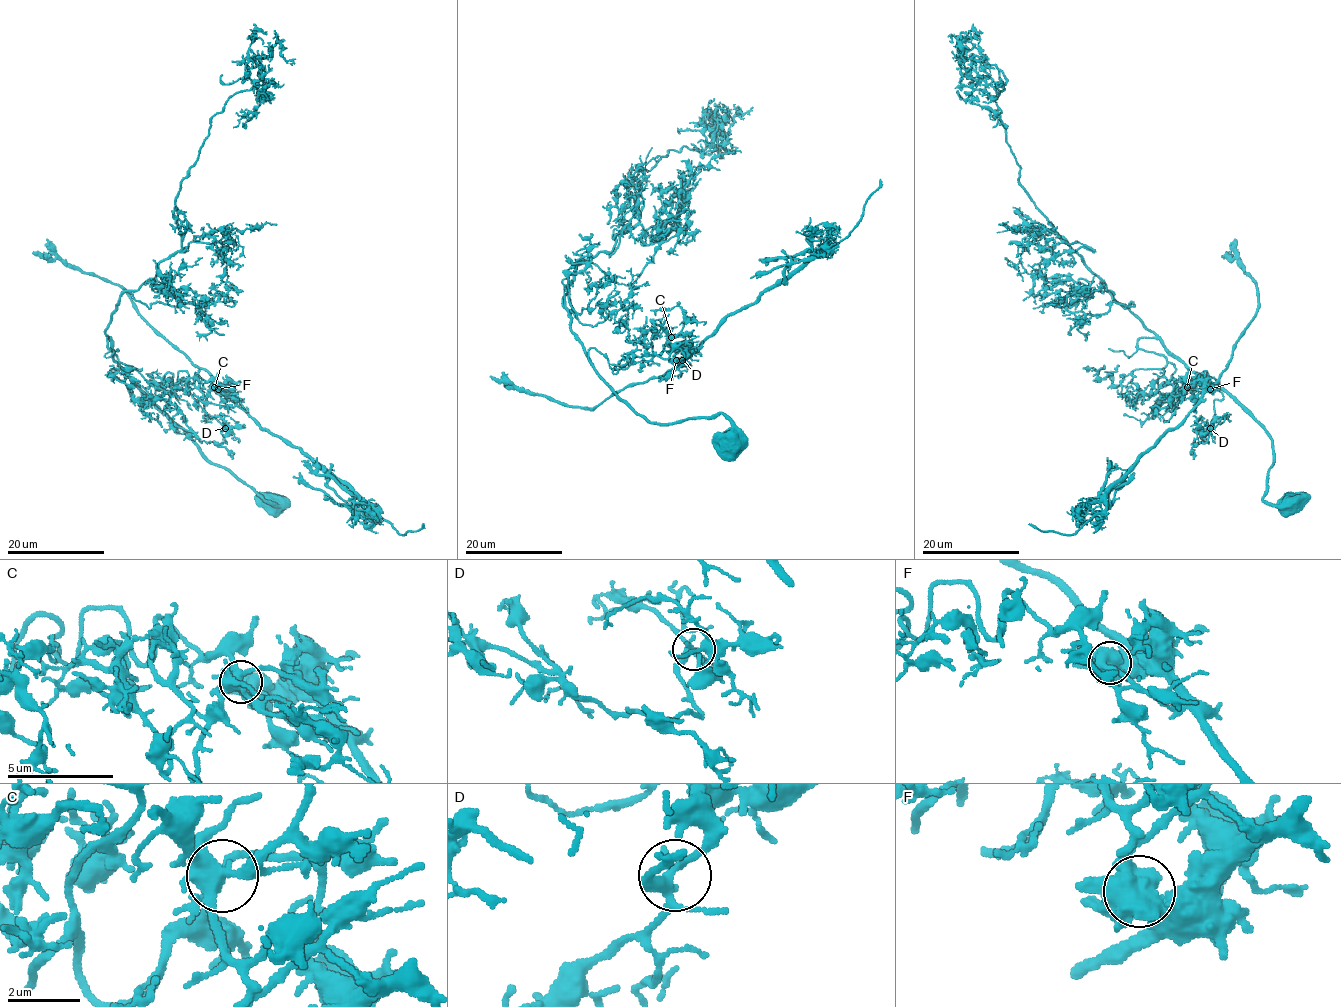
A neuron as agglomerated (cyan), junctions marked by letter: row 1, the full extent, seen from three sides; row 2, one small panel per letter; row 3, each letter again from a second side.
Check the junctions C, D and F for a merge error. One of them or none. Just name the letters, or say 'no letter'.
F

